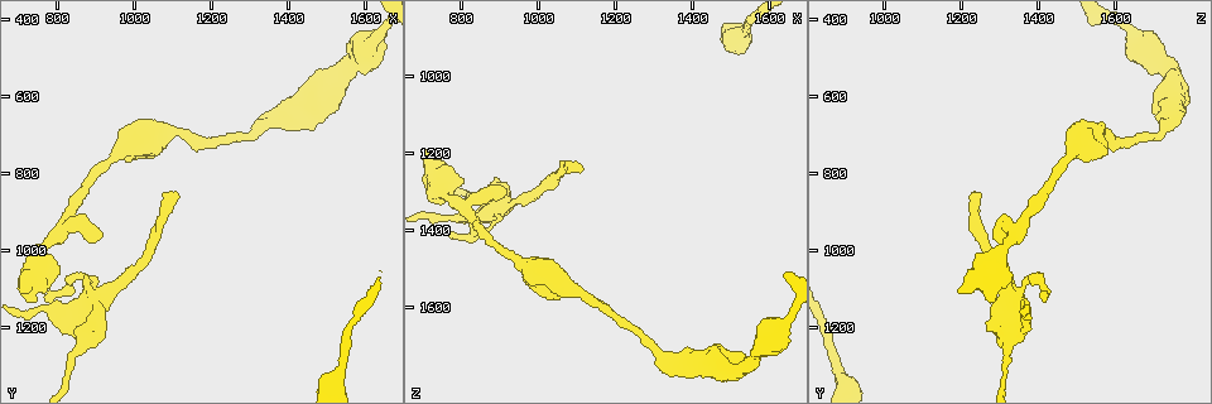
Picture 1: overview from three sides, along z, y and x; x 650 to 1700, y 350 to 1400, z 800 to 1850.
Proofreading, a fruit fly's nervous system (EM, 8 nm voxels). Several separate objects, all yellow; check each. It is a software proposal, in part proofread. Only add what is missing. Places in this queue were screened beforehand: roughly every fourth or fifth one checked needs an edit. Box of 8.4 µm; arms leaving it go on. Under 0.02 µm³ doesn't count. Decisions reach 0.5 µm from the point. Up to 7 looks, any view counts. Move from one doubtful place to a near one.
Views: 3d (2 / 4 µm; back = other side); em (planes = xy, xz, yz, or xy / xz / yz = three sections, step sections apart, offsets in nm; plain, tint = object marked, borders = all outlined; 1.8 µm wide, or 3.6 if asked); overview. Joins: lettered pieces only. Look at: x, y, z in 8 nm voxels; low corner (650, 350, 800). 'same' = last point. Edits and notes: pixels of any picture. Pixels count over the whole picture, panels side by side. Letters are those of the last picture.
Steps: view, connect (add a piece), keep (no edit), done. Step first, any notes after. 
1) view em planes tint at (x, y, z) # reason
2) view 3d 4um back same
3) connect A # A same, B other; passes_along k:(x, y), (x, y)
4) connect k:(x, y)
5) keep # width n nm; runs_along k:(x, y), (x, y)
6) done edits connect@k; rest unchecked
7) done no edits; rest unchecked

view em planes tint at (805, 940, 1350) # three-way junction

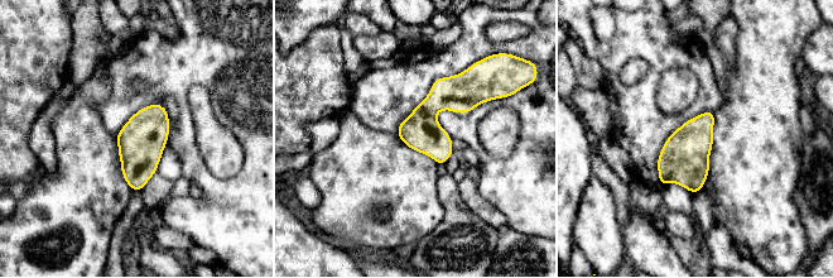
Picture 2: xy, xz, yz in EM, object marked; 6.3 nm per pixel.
view em planes borders same # see the neighbours

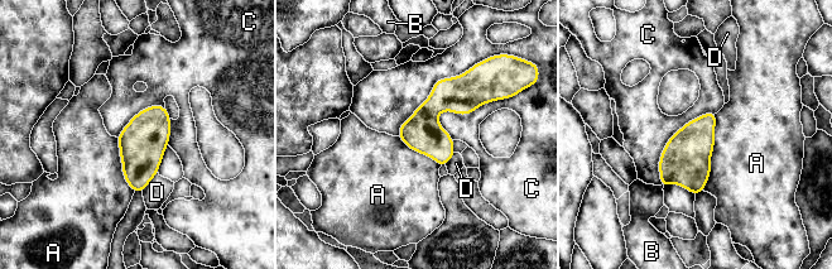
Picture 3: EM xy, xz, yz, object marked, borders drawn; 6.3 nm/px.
keep # A other, B other, C other, D other; border 3:(717, 113), (711, 173), (702, 190); no lettered piece goes on from it

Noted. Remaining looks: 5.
view 3d 2um at (1115, 865, 1250) # free end

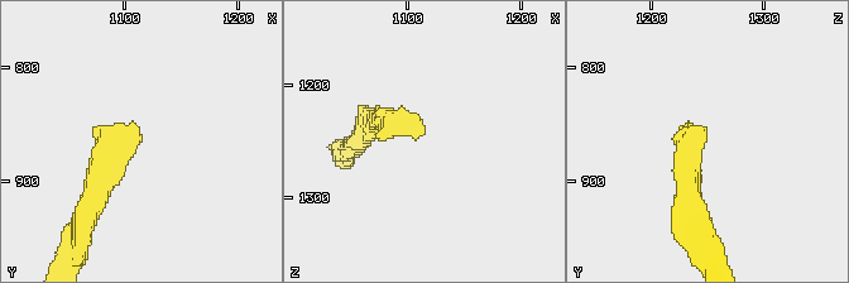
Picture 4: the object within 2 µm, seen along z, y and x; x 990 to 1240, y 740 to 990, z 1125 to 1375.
view em planes tint at (1110, 862, 1246)

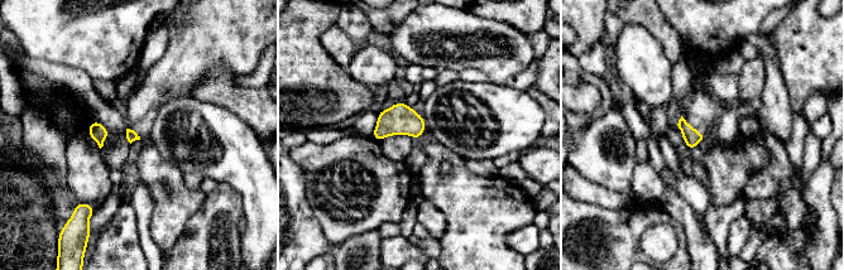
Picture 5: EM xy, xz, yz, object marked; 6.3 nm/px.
view em planes borders same # what lies round it

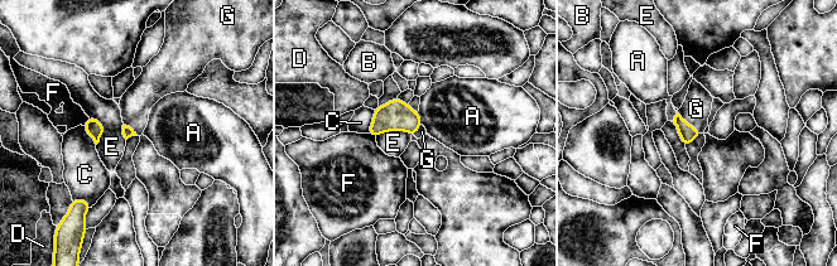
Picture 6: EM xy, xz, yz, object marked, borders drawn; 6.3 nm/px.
connect 6:(696, 109) # longest_contact E 220 nm; A other, B other, C other, D other, E other, F other, G same; passes_along 6:(687, 132), (688, 124), (696, 109); it goes on there

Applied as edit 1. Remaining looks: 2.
view 3d 2um at (805, 1205, 1385) # an open end

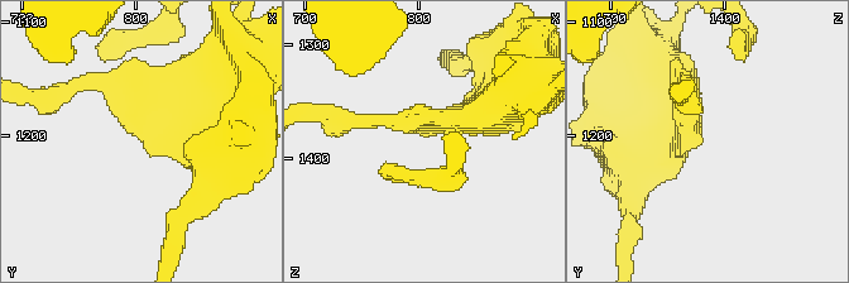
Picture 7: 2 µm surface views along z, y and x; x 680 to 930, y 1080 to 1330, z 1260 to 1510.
view em planes borders at (802, 1206, 1380) # need the tissue

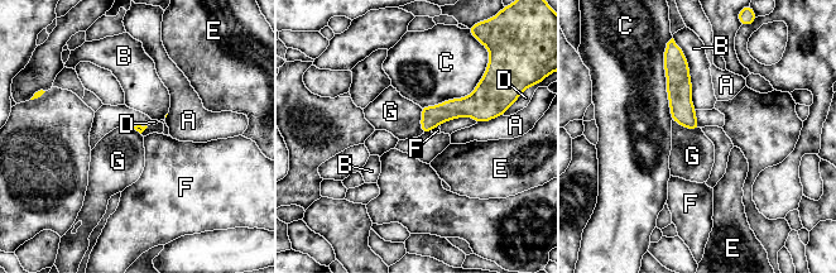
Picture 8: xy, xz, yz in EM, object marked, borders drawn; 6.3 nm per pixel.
keep # A other, B other, C other, D other, E other, F other, G other; runs_along 8:(681, 60), (681, 106), (696, 127); none of them fits

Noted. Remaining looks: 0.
done edits connect@6; rest unchecked

